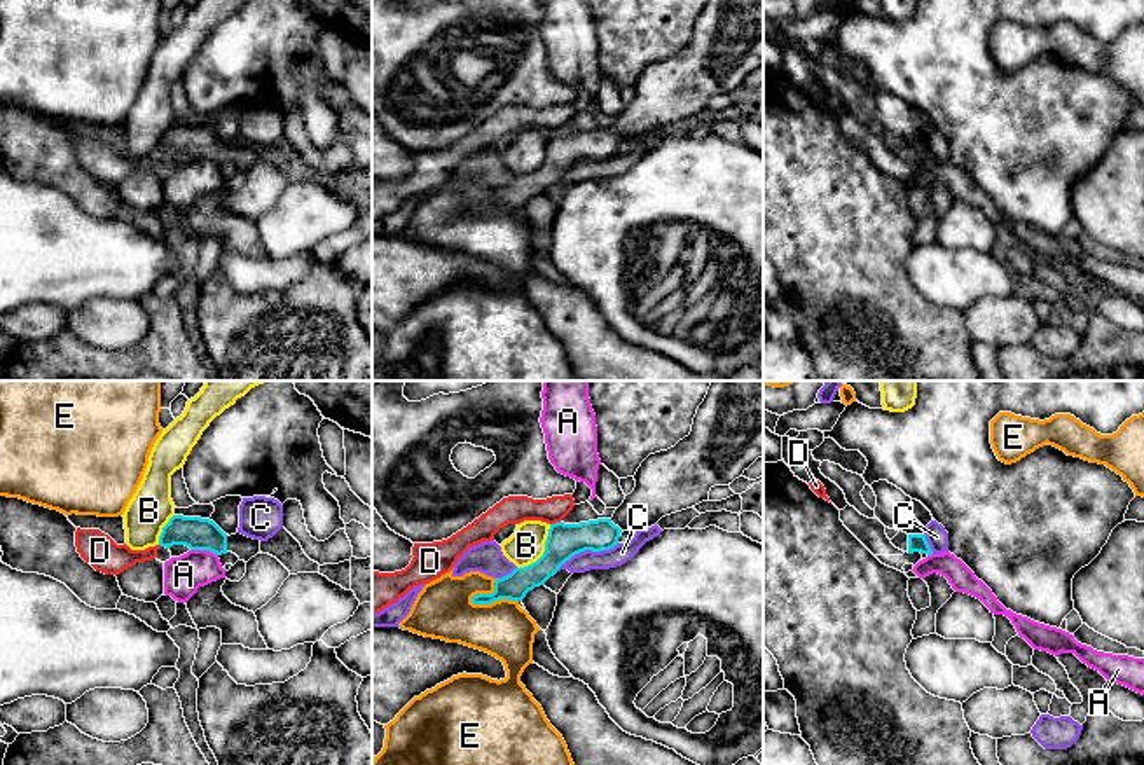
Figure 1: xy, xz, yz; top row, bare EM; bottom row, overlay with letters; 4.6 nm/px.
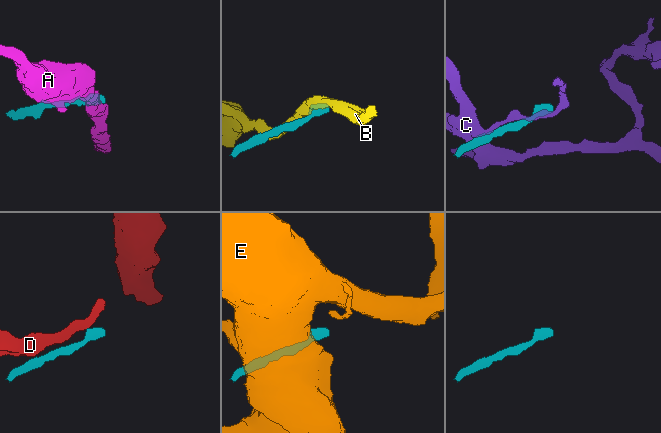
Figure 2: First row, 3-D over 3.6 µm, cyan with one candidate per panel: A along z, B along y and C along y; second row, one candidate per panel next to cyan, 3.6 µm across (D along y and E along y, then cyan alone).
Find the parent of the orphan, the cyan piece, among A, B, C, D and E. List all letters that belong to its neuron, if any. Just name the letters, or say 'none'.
none

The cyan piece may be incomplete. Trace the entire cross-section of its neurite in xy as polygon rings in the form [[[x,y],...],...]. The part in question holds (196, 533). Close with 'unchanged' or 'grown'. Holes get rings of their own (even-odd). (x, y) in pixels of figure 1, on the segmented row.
[[[173,515],[159,536],[161,547],[185,545],[190,550],[210,550],[217,555],[232,552],[248,562],[260,554],[260,540],[241,533],[225,534],[213,520],[201,517]]]; grown

